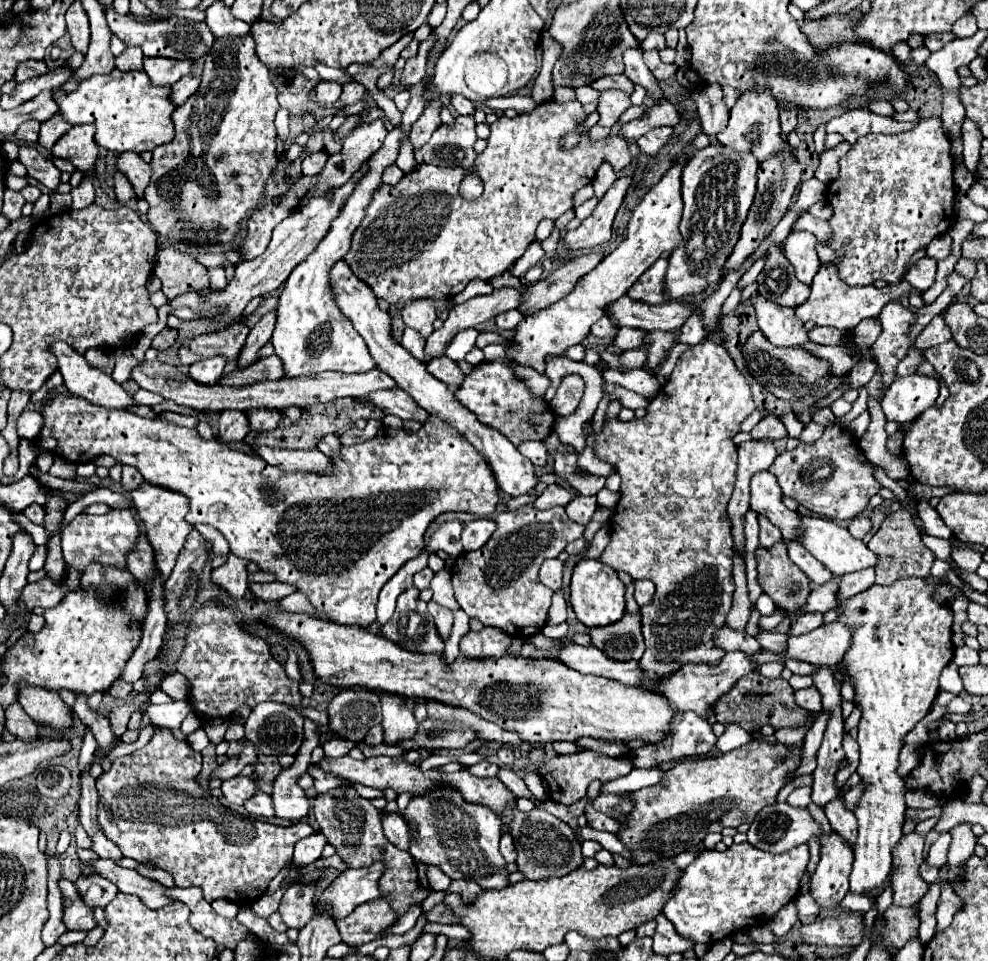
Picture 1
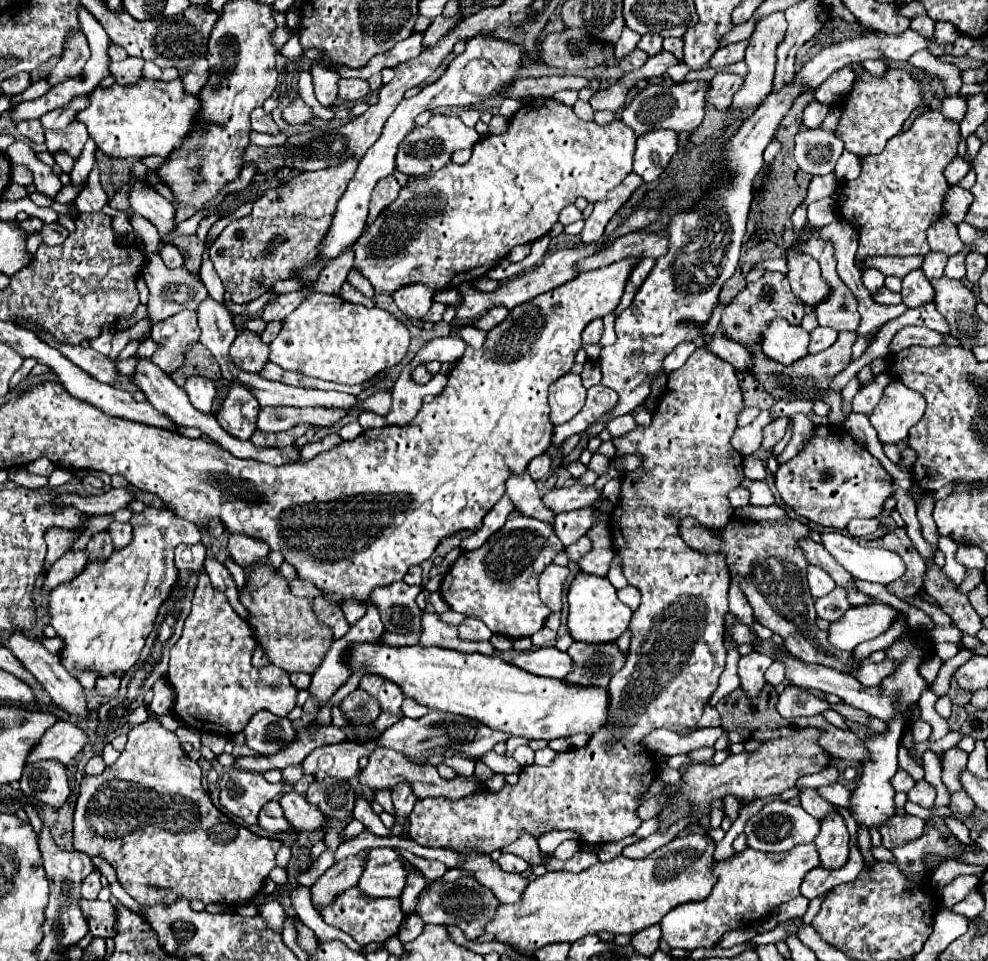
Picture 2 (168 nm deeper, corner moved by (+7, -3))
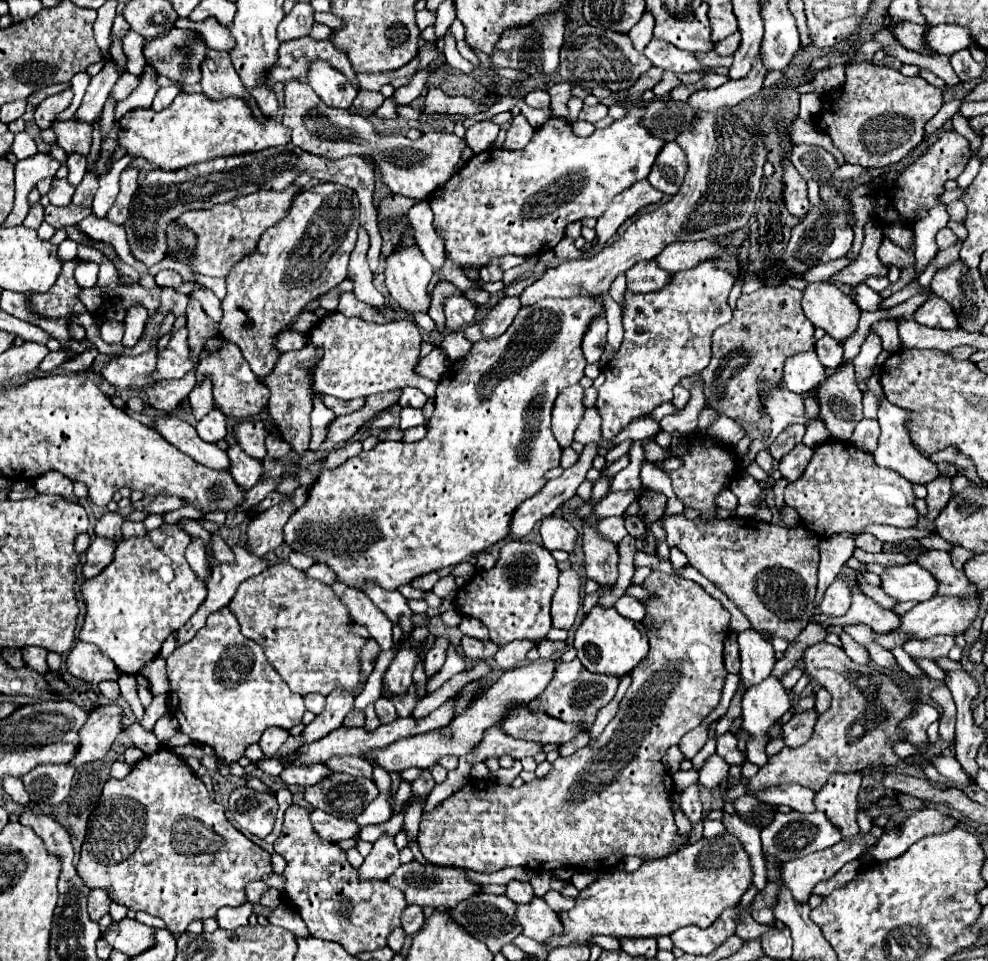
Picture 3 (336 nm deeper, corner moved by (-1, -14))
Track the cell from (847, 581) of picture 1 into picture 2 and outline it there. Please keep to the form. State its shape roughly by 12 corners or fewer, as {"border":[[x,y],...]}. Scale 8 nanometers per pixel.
{"border":[[836,587],[816,599],[818,619],[834,621],[846,609],[846,591]]}

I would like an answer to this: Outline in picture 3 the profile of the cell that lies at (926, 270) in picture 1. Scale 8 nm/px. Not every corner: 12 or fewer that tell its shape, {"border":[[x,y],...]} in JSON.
{"border":[[938,296],[914,312],[930,328],[958,328],[956,314]]}

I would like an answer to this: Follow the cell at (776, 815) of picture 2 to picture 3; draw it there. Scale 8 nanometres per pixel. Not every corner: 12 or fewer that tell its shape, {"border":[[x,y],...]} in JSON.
{"border":[[822,812],[774,814],[760,832],[768,858],[788,862],[840,842]]}

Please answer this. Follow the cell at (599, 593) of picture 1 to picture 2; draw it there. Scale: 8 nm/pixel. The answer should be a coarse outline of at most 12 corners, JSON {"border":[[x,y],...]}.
{"border":[[576,575],[568,591],[570,637],[616,643],[632,609],[606,577]]}

